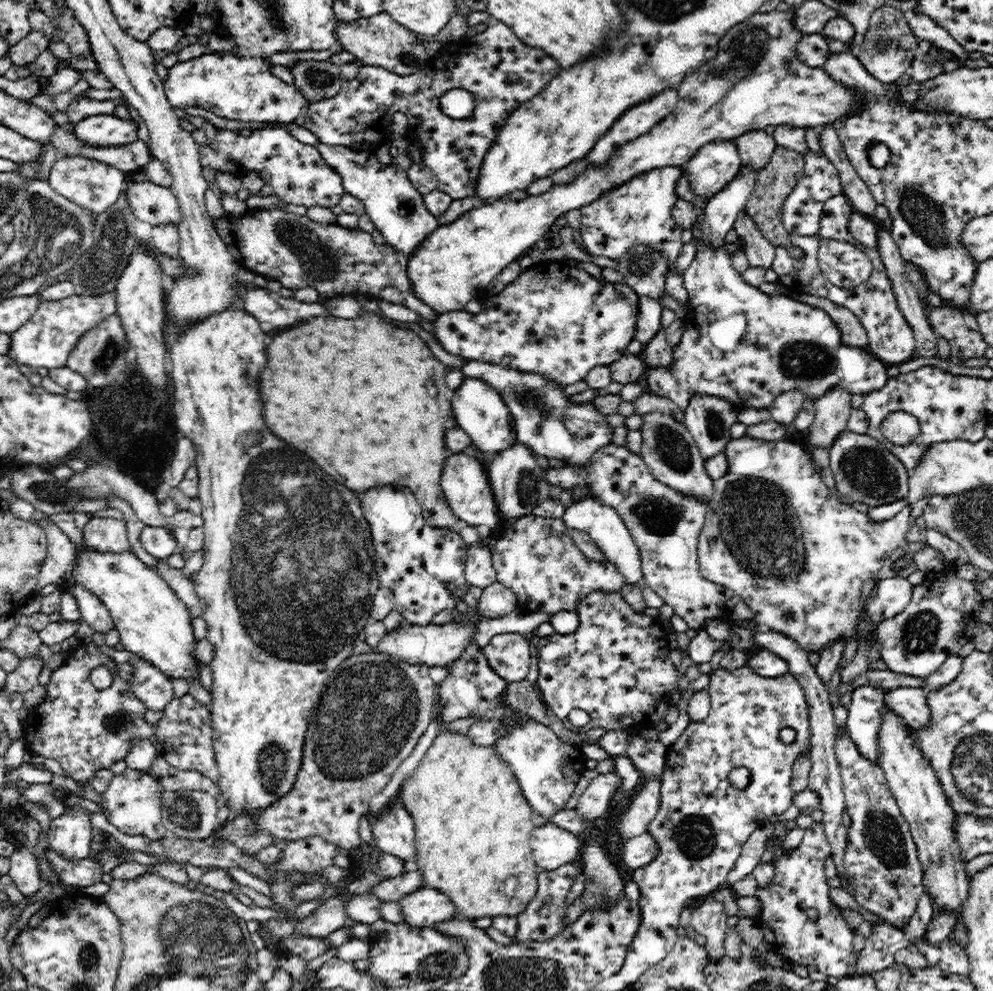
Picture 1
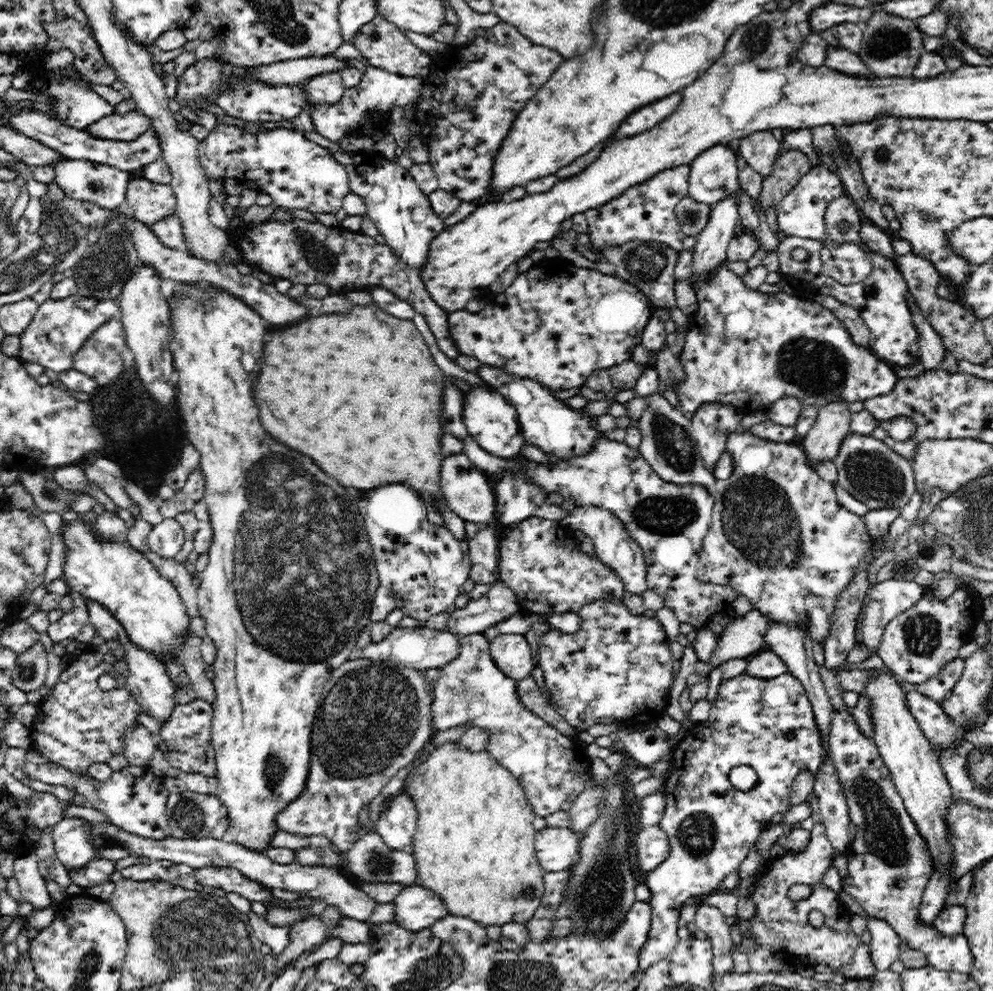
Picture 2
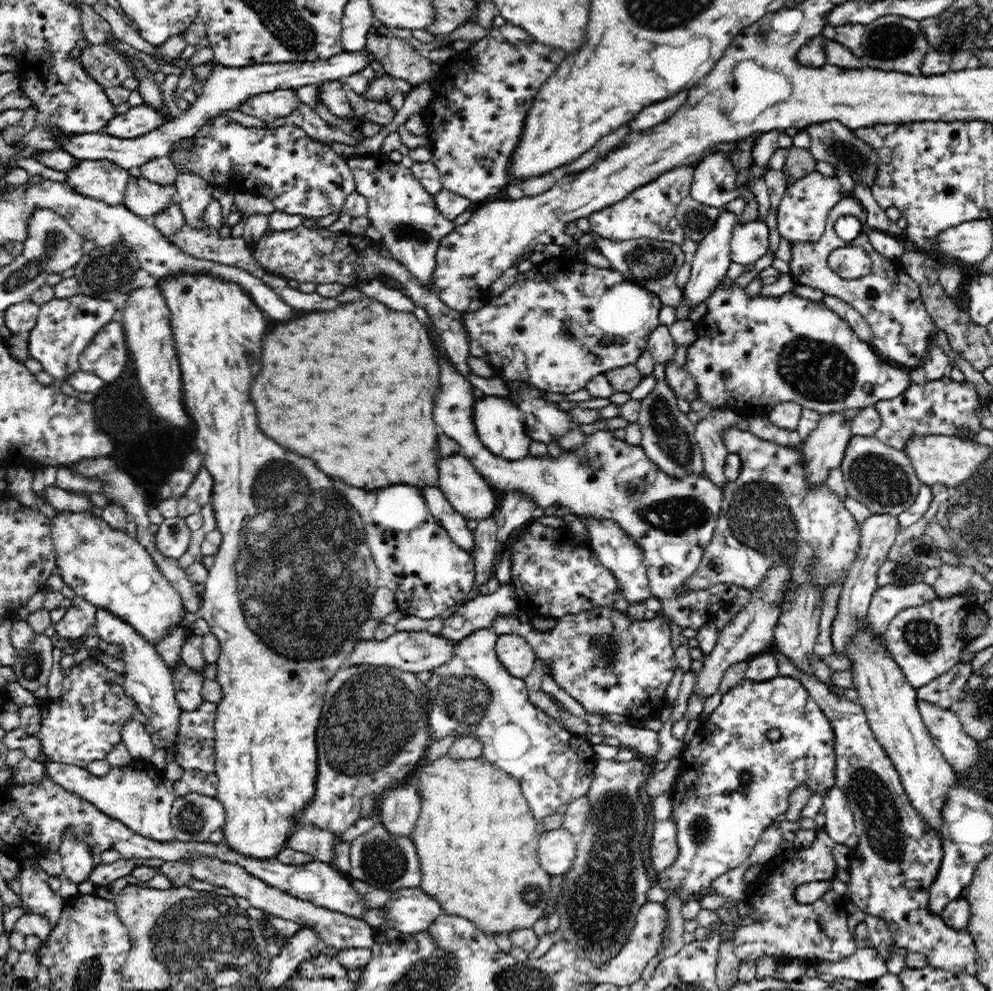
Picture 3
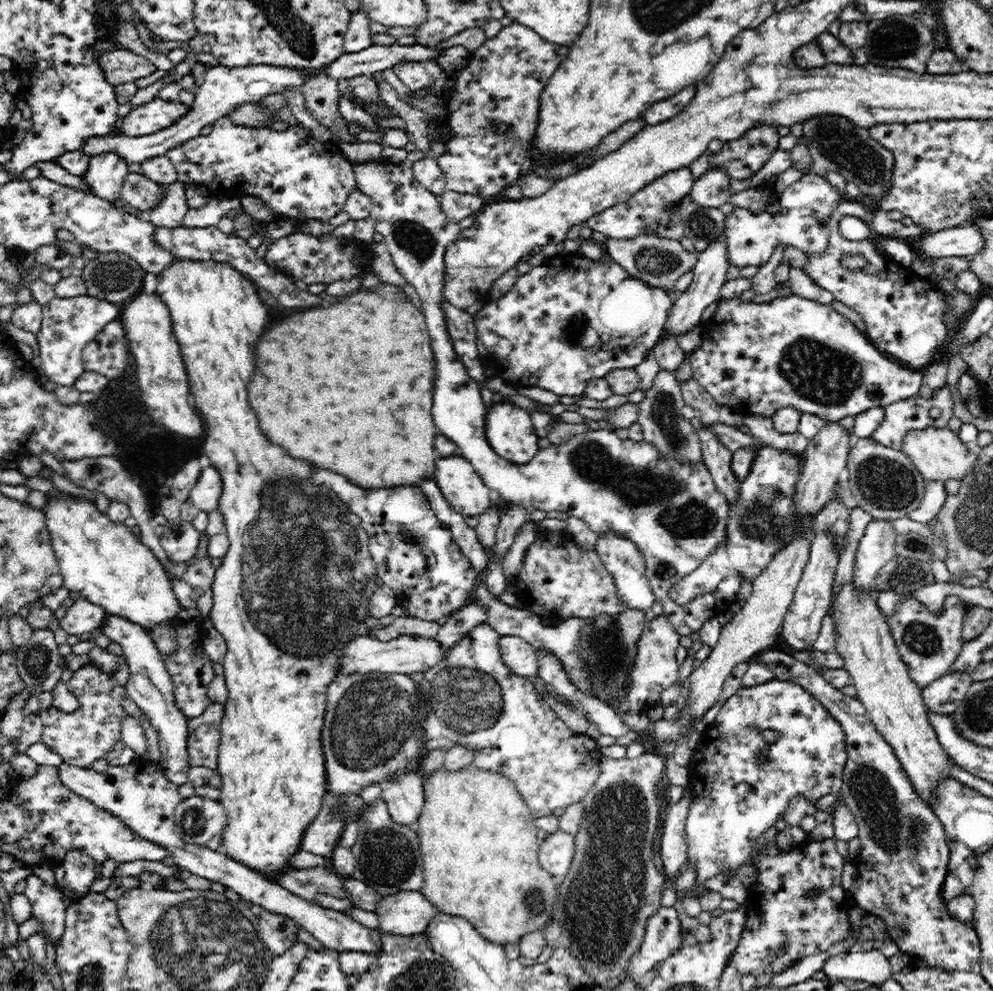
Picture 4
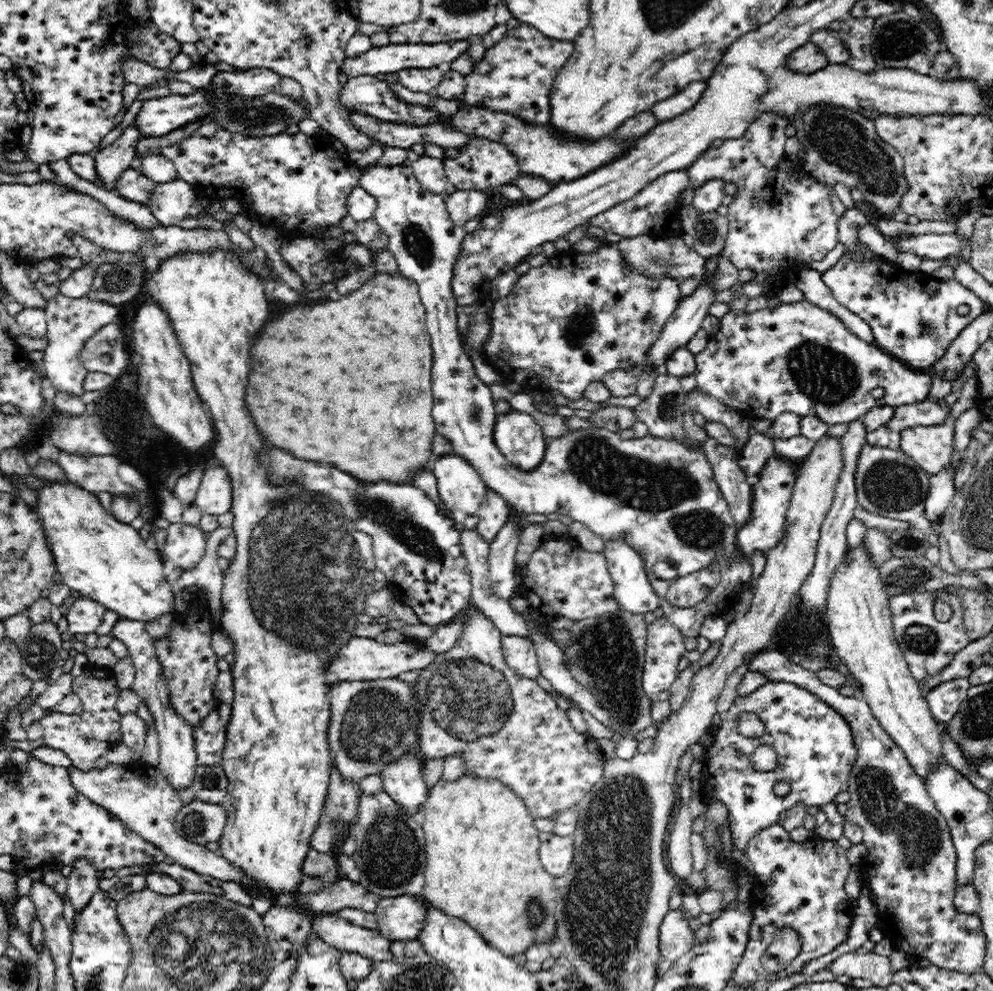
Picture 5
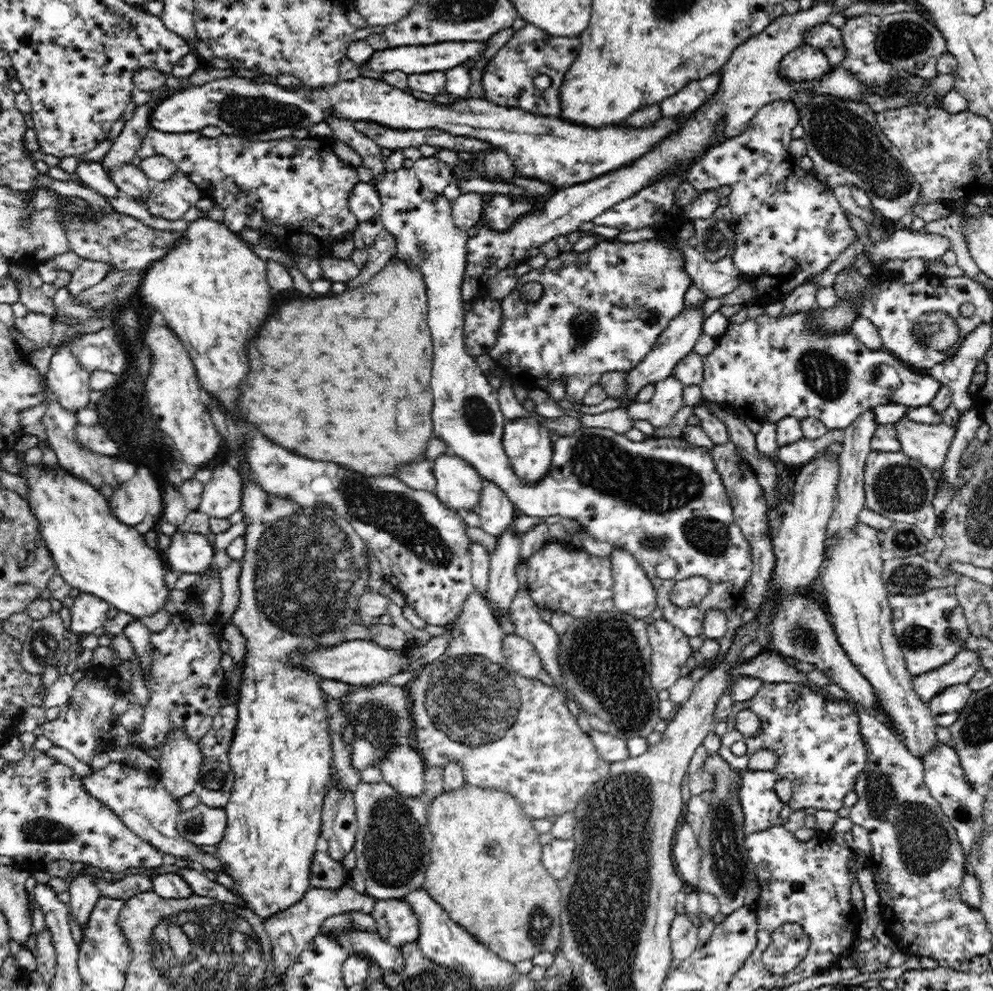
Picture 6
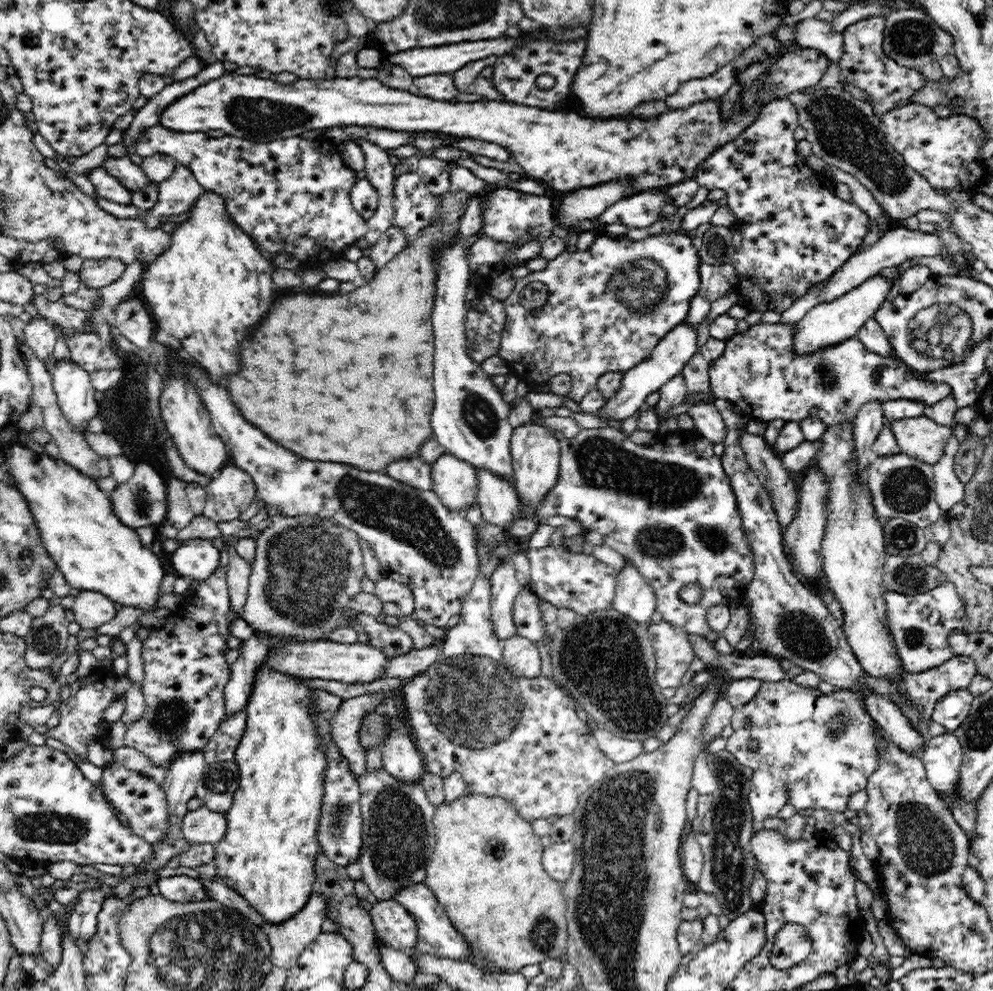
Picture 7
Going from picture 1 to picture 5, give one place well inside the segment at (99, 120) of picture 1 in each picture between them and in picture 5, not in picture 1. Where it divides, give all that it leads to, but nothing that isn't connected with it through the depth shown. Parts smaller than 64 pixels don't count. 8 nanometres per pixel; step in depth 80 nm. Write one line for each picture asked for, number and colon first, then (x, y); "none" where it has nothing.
2: (129, 126)
3: (143, 119)
4: (150, 118)
5: (268, 115)

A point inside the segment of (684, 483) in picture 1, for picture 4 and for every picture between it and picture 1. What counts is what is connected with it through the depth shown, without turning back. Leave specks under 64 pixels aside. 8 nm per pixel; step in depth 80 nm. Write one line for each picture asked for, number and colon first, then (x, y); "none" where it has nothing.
2: (667, 444)
3: (668, 439)
4: (660, 415)

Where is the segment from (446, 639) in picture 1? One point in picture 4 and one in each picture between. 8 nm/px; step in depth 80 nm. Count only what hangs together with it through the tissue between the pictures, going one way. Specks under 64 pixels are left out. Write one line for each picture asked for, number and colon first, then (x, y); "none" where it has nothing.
2: (420, 648)
3: (410, 651)
4: (405, 654)

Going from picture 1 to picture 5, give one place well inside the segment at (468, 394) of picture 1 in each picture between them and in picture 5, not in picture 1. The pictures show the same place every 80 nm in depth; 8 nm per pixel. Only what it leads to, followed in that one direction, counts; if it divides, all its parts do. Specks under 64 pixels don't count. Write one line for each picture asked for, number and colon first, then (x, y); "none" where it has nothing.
2: (494, 423)
3: (500, 423)
4: (509, 428)
5: (520, 439)

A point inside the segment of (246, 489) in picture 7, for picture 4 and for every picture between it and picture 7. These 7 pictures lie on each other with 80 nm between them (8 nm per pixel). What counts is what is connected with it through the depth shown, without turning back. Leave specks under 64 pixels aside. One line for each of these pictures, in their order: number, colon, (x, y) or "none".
4: (206, 493)
5: (214, 496)
6: (222, 494)

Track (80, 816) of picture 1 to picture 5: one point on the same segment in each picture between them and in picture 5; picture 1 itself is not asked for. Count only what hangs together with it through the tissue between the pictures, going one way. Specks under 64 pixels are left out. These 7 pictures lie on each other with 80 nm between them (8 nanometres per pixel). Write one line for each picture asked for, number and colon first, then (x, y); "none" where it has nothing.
2: (72, 845)
3: (78, 861)
4: (80, 870)
5: (82, 882)

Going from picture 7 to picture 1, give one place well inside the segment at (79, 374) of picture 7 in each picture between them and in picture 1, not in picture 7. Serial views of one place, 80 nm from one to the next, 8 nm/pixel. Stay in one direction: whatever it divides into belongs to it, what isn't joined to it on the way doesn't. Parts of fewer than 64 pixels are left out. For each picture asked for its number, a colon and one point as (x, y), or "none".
1: (45, 340)
2: (60, 328)
3: (65, 327)
4: (69, 324)
5: (71, 322)
6: (66, 377)

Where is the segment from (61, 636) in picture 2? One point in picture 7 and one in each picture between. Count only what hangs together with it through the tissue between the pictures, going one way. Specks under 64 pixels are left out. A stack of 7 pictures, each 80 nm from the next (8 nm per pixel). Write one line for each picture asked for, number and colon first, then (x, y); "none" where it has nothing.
3: (81, 615)
4: (82, 618)
5: (85, 615)
6: (88, 613)
7: (92, 609)

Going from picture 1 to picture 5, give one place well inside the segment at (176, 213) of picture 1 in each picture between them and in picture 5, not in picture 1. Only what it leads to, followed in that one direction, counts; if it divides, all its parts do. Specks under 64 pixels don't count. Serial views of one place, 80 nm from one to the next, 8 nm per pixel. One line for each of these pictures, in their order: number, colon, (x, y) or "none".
2: (148, 201)
3: (142, 197)
4: (138, 191)
5: (133, 185)

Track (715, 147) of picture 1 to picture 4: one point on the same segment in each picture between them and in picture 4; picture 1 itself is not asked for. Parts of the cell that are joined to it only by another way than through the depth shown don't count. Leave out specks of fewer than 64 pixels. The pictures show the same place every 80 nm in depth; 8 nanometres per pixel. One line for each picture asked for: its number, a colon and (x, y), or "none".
2: (714, 173)
3: (714, 182)
4: (712, 190)

